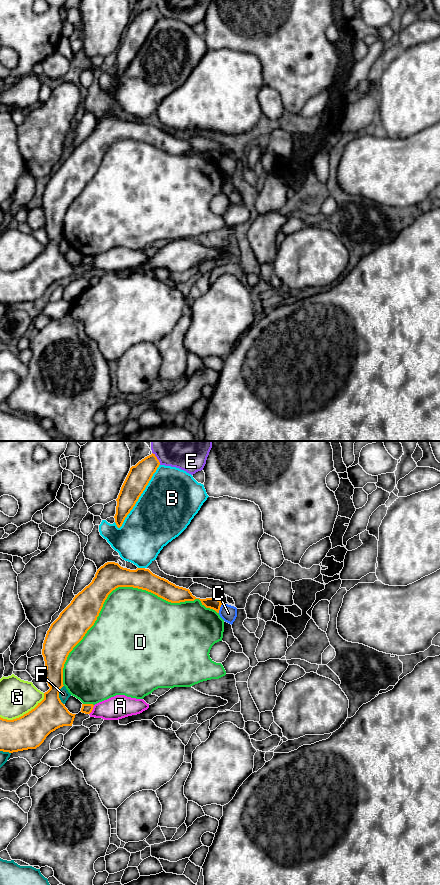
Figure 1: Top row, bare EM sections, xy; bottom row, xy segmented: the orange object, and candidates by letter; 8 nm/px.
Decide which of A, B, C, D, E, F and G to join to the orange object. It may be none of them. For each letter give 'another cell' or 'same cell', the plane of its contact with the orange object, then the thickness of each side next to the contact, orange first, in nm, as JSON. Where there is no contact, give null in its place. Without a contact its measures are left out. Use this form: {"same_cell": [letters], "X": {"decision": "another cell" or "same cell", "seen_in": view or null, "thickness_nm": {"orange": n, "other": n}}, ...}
{"same_cell": [], "A": {"decision": "another cell", "seen_in": "xy", "thickness_nm": {"orange": 80, "other": 190}}, "B": {"decision": "another cell", "seen_in": "xy", "thickness_nm": {"orange": 180, "other": 460}}, "C": {"decision": "another cell", "seen_in": "xy", "thickness_nm": {"orange": 90, "other": 140}}, "D": {"decision": "another cell", "seen_in": "xy", "thickness_nm": {"orange": 220, "other": 460}}, "E": {"decision": "another cell", "seen_in": "xy", "thickness_nm": {"orange": 180, "other": 190}}, "F": {"decision": "another cell", "seen_in": "xy", "thickness_nm": {"orange": 260, "other": 80}}, "G": {"decision": "another cell", "seen_in": "xy", "thickness_nm": {"orange": 280, "other": 280}}}

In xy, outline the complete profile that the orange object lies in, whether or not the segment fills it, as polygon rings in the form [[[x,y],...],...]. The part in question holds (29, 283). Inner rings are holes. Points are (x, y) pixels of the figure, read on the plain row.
[[[115,114],[105,115],[97,122],[92,134],[75,147],[71,155],[60,165],[47,183],[42,207],[46,218],[44,229],[50,241],[44,245],[44,251],[23,268],[13,272],[0,269],[0,303],[13,305],[36,301],[51,284],[63,278],[72,278],[76,266],[70,265],[59,250],[60,241],[64,238],[64,216],[69,205],[94,177],[108,147],[118,139],[133,139],[146,142],[171,155],[199,151],[202,157],[215,162],[217,165],[219,165],[222,157],[221,153],[216,150],[196,150],[189,141],[176,138],[168,132],[153,126],[149,121],[137,120],[136,122],[130,122],[121,119]]]

